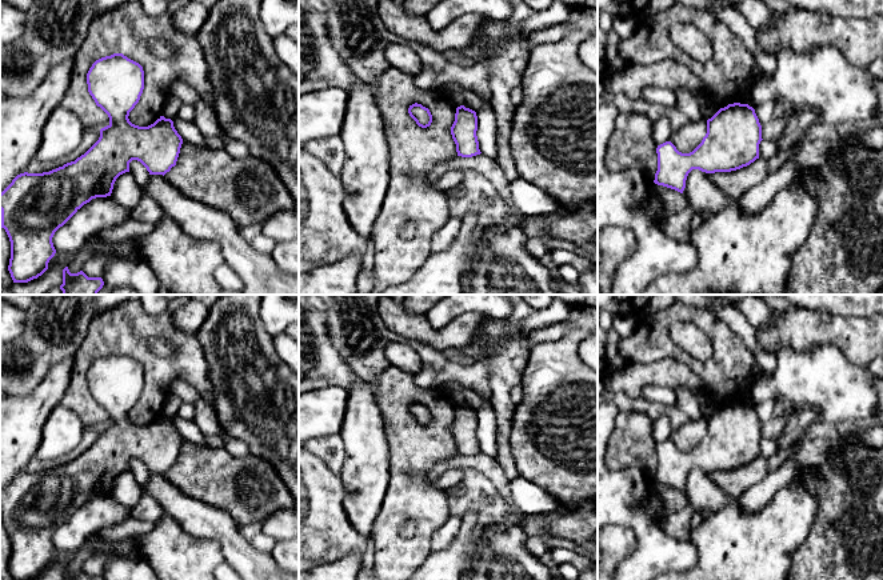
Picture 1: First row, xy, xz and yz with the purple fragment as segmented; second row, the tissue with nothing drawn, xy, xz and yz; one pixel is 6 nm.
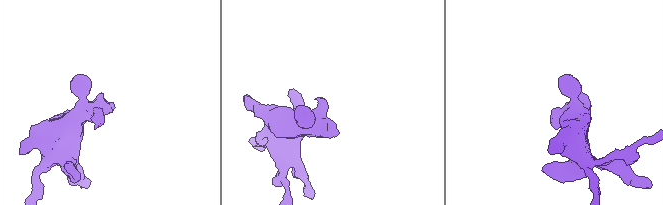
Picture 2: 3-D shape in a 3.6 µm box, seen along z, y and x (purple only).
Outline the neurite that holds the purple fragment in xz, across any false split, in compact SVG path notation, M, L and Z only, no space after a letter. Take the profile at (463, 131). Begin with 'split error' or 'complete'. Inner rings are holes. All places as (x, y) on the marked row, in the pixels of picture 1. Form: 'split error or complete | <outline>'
complete | M460 105L456 108L455 121L451 127L451 135L456 144L458 156L472 157L480 155L476 136L478 116L476 112Z

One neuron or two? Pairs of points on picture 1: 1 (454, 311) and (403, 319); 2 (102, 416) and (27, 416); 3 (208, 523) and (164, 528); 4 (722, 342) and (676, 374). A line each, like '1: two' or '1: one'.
1: two
2: two
3: two
4: two

